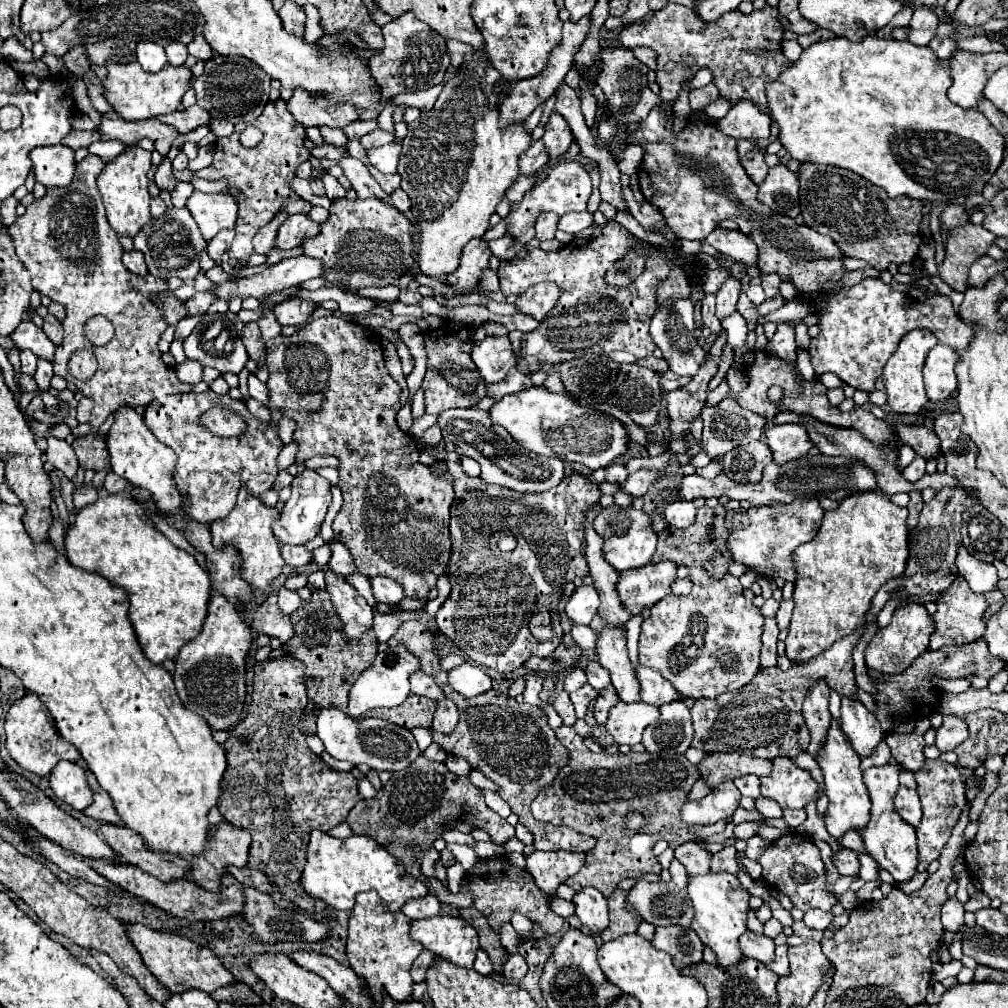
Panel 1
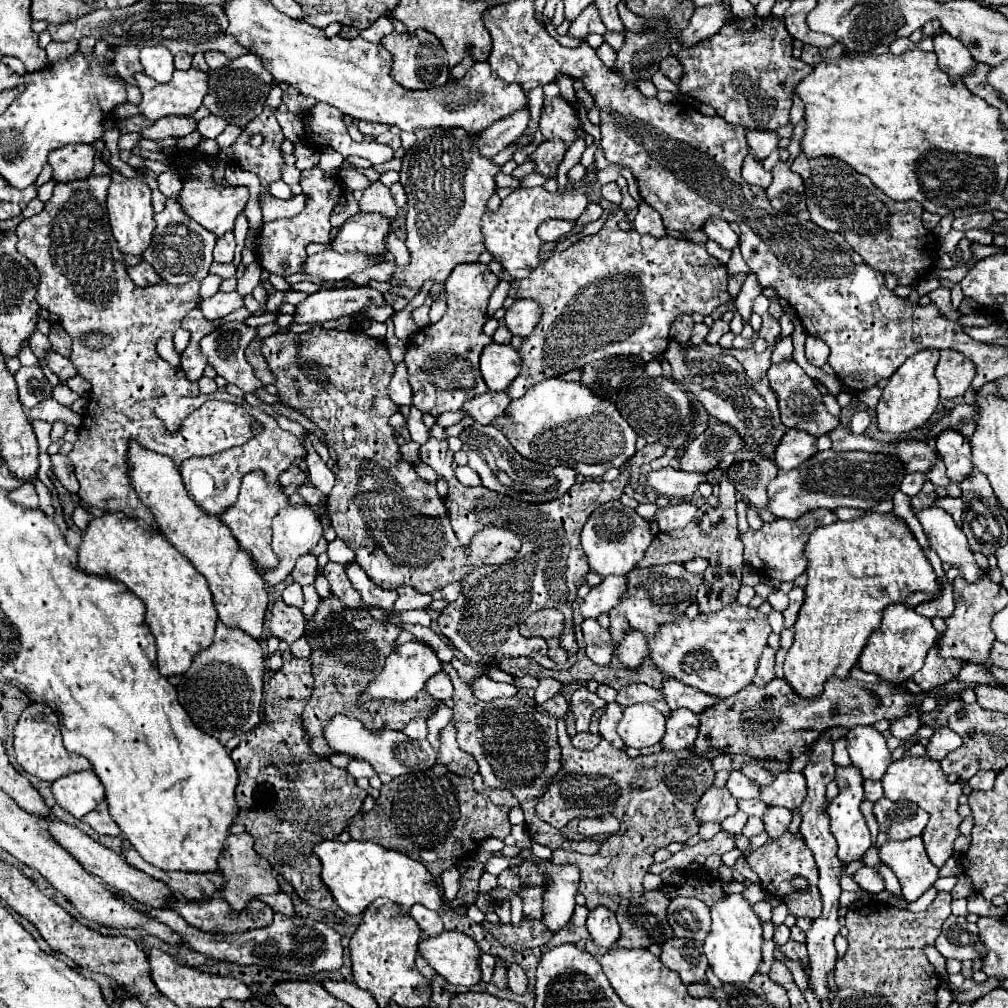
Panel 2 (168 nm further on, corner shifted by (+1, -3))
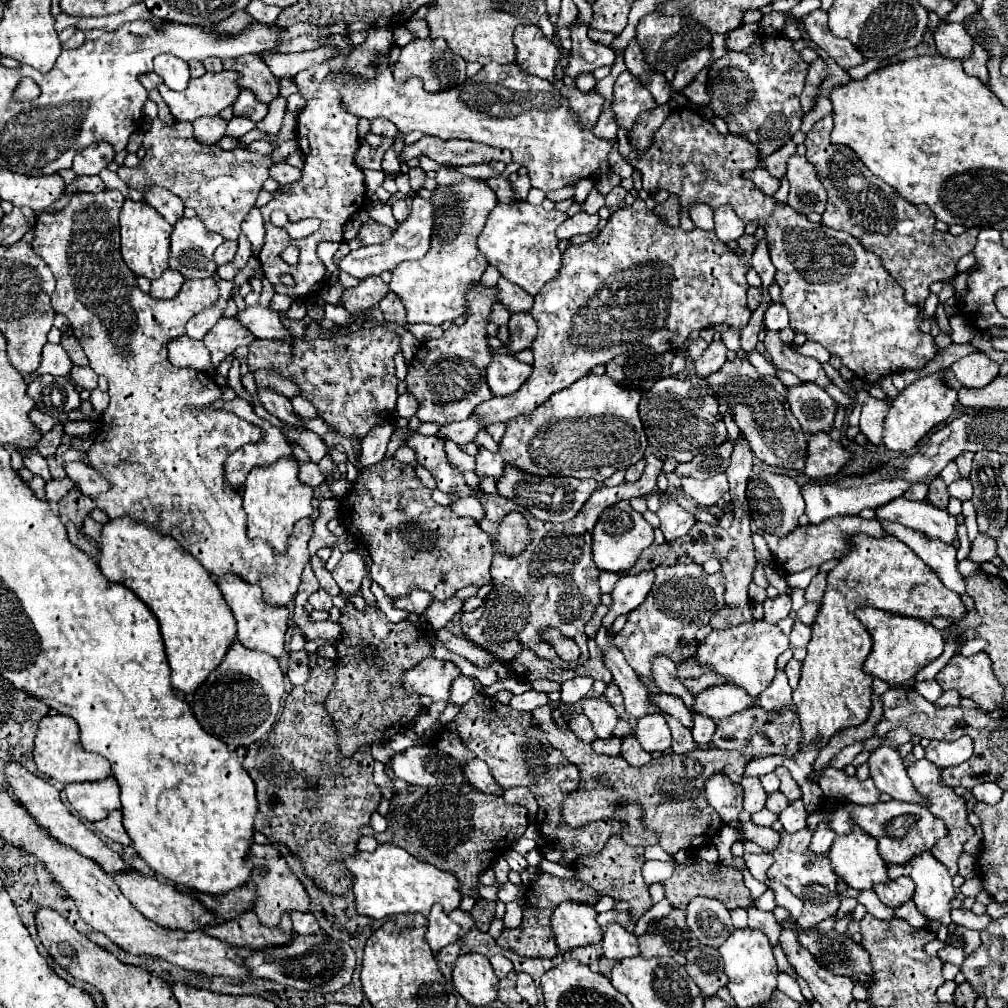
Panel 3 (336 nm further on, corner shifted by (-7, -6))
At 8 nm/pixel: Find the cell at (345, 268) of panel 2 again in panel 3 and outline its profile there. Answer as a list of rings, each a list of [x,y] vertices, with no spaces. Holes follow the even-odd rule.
[[[413,196],[411,200],[411,214],[405,224],[401,224],[389,242],[385,244],[375,244],[375,246],[363,246],[359,250],[351,250],[341,262],[339,268],[359,280],[369,278],[369,276],[379,276],[383,270],[393,270],[397,264],[405,260],[419,260],[429,252],[429,242],[431,242],[431,232],[433,232],[433,204],[431,200],[425,200],[421,196]]]

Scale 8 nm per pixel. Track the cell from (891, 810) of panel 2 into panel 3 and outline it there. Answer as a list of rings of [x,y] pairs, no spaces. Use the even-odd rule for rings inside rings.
[[[823,800],[807,816],[807,828],[811,832],[815,832],[819,822],[827,822],[829,828],[837,836],[847,836],[853,826],[859,826],[863,832],[867,832],[871,838],[877,840],[877,850],[879,850],[879,854],[881,854],[881,858],[887,866],[895,866],[895,864],[905,866],[917,854],[921,854],[925,850],[931,850],[933,844],[939,838],[947,836],[945,824],[939,818],[935,818],[929,810],[917,808],[913,804],[901,804],[897,800],[877,802],[877,804],[871,804],[871,806],[859,806],[859,804],[843,802],[843,800]]]

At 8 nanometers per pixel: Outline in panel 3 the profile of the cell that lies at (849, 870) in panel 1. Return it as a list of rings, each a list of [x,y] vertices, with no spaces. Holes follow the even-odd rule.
[[[901,876],[897,880],[891,880],[889,884],[877,884],[877,888],[873,888],[873,890],[883,904],[887,904],[891,908],[899,908],[913,898],[915,882],[909,876]]]

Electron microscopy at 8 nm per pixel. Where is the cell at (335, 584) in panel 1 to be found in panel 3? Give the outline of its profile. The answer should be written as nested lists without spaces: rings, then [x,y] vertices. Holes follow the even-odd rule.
[[[343,552],[343,558],[331,572],[339,588],[345,596],[357,594],[361,588],[361,580],[365,576],[365,558],[359,552]]]

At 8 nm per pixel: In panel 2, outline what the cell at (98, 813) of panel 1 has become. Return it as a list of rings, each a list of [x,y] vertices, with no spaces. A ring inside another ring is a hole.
[[[101,801],[101,805],[97,805],[91,813],[87,813],[81,821],[87,823],[91,829],[95,829],[95,831],[101,833],[101,835],[119,835],[119,827],[117,827],[115,821],[109,817],[107,801]]]

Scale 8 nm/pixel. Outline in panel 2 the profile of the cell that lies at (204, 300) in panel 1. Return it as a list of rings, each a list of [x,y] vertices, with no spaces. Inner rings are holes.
[[[231,291],[231,293],[215,293],[213,297],[209,299],[203,299],[199,303],[199,309],[203,313],[205,319],[221,319],[225,315],[229,315],[231,311],[243,307],[243,299],[237,291]]]

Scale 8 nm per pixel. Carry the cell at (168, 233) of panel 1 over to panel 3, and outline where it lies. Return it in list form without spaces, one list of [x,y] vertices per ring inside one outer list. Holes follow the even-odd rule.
[[[183,218],[173,228],[169,266],[185,278],[213,276],[217,270],[213,254],[221,242],[223,236],[209,232],[201,220]]]

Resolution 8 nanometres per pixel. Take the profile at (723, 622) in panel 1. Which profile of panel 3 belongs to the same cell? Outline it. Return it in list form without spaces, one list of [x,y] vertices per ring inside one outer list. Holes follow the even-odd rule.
[[[755,620],[751,624],[739,624],[735,628],[727,628],[725,632],[711,632],[707,642],[697,646],[699,652],[697,660],[703,666],[725,676],[735,686],[745,688],[751,696],[757,696],[775,678],[777,656],[787,648],[789,648],[789,638],[779,630],[779,626]]]

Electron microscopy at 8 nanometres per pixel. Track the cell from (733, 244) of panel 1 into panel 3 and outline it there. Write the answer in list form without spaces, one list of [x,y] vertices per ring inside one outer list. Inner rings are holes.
[[[721,206],[715,210],[715,232],[719,240],[729,244],[745,232],[745,222],[735,214],[733,208]]]

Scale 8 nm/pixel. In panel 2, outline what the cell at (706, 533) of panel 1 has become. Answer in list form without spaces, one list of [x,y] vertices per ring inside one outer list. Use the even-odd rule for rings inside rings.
[[[723,475],[721,483],[721,497],[719,505],[701,505],[693,517],[693,521],[685,529],[677,529],[673,533],[657,533],[651,547],[647,549],[643,563],[639,567],[651,567],[659,563],[685,563],[687,559],[703,557],[709,561],[707,571],[703,573],[703,583],[697,591],[697,603],[701,613],[717,611],[731,601],[735,601],[737,591],[741,587],[741,573],[743,573],[743,545],[737,531],[737,517],[735,517],[735,487]]]

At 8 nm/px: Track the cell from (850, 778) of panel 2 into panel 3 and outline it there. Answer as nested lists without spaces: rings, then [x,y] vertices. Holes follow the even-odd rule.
[[[853,828],[849,836],[837,836],[829,850],[831,866],[841,882],[855,890],[871,890],[879,882],[889,882],[885,862],[871,836]]]

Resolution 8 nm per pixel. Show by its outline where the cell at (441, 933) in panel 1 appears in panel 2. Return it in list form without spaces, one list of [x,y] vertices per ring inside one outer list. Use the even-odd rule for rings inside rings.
[[[443,931],[419,941],[419,953],[451,985],[469,989],[479,983],[479,945],[463,931]]]

